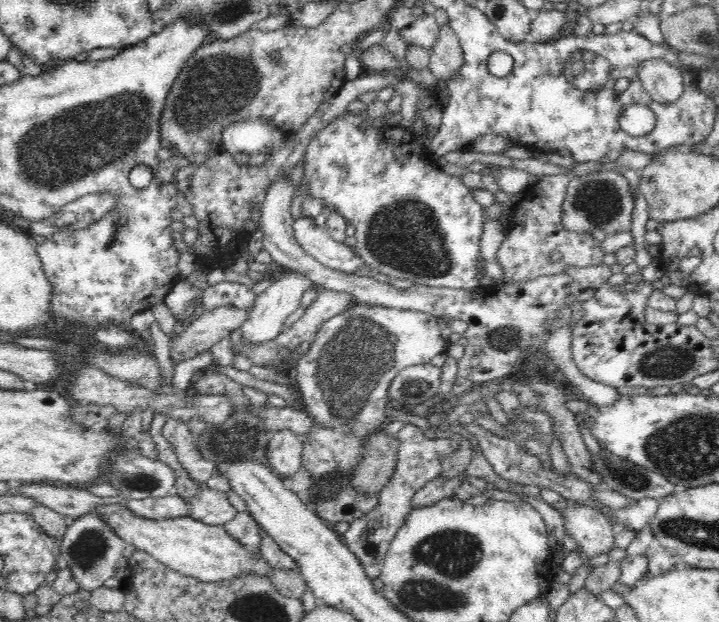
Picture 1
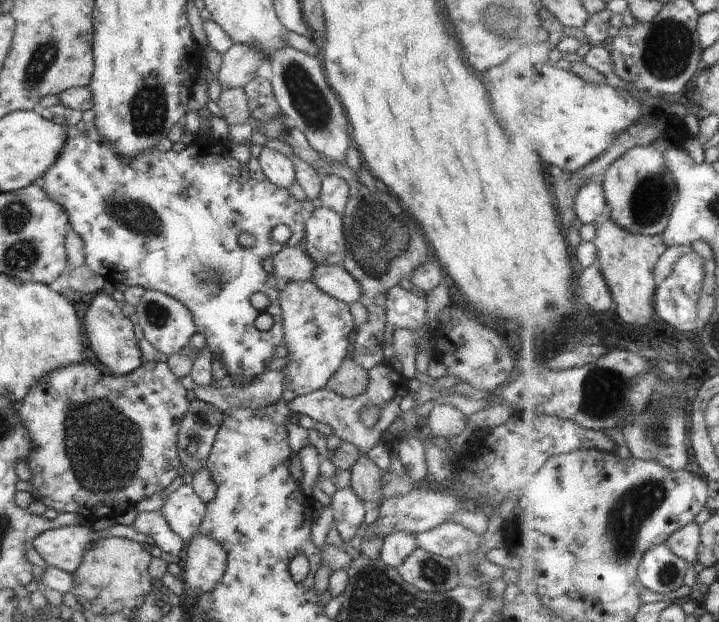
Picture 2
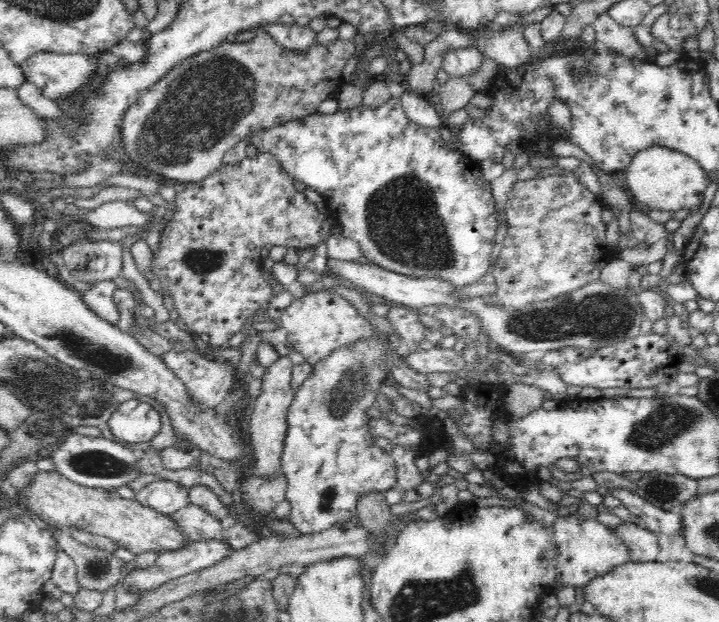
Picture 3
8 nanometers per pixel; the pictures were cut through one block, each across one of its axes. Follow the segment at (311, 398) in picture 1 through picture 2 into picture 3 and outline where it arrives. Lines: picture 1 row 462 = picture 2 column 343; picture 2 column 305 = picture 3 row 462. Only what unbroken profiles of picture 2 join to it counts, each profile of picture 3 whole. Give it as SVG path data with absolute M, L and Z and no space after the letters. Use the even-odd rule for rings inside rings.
M391 305L387 320L394 329L392 340L386 332L376 331L368 340L358 340L350 346L342 346L312 365L312 372L295 392L287 414L288 431L281 457L281 472L286 477L285 499L291 504L288 520L300 530L302 535L312 535L332 529L336 522L350 520L357 516L357 502L368 492L386 492L396 489L397 469L393 458L382 448L374 446L375 439L370 435L368 408L377 406L376 396L380 385L390 382L389 366L385 358L390 351L396 351L406 358L411 352L418 351L418 345L425 339L425 327L418 319L418 312L409 307Z

